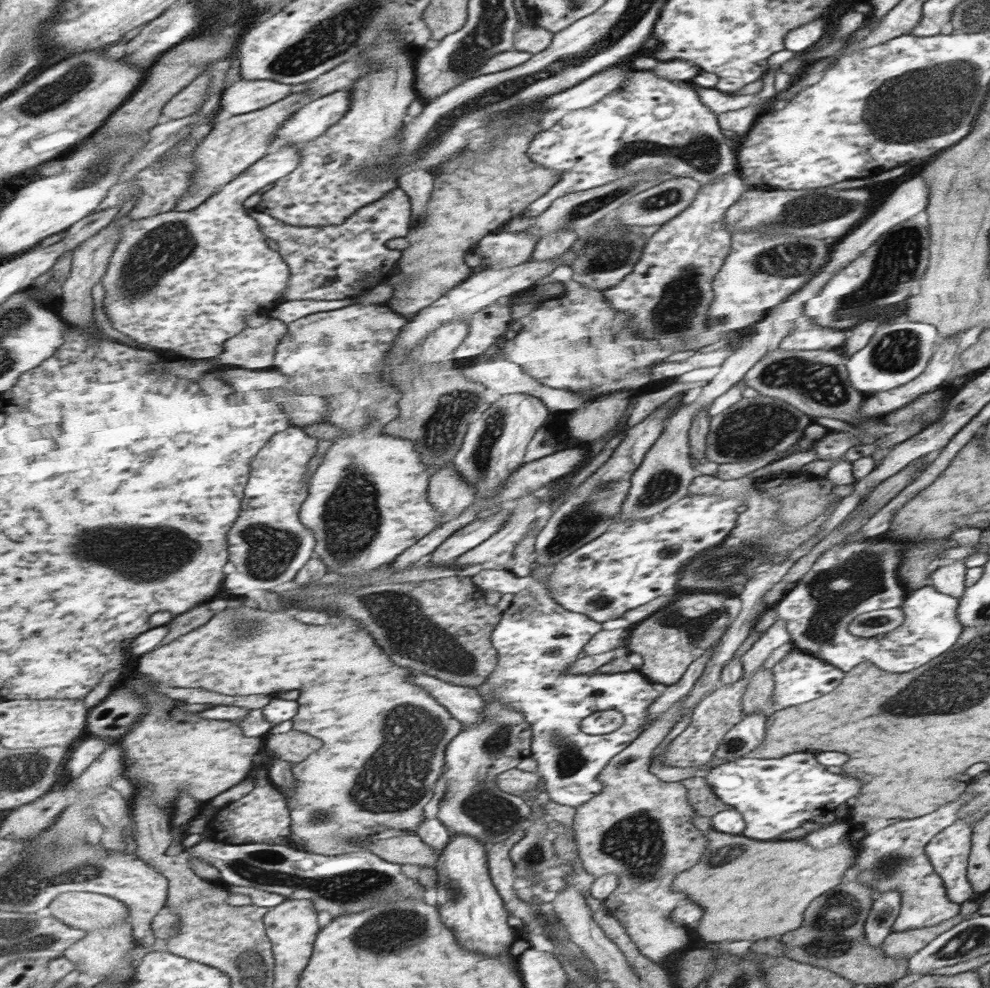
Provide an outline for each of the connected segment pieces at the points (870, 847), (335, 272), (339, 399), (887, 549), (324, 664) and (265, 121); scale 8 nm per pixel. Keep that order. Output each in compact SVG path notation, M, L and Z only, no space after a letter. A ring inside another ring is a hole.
M965 791L948 805L940 806L924 817L899 820L864 837L855 843L856 862L852 869L859 869L857 880L874 886L877 895L885 892L899 892L899 911L891 932L921 929L935 926L953 919L959 912L960 905L946 898L945 887L939 875L932 869L925 854L925 845L939 831L953 824L958 818L958 811L972 799L972 794Z
M398 187L381 200L364 206L339 226L297 227L257 210L252 210L251 215L258 220L265 236L276 242L282 257L288 262L292 280L284 294L286 300L334 301L361 296L368 288L366 274L376 283L379 279L390 279L393 272L398 271L404 253L387 248L387 242L410 234L413 204Z
M361 303L339 310L310 314L290 322L288 333L277 346L273 368L288 376L290 384L301 394L328 398L331 414L327 423L335 424L343 430L341 436L331 441L332 445L309 480L308 498L300 510L300 515L305 526L316 535L315 555L323 558L329 570L339 574L360 575L376 572L381 566L395 562L416 542L439 527L440 514L434 504L429 502L431 475L428 464L421 462L421 452L417 452L417 448L413 446L415 442L383 433L385 426L399 416L397 402L404 393L395 384L379 388L379 384L387 382L379 382L377 372L384 368L387 356L392 352L396 340L410 319L387 304L359 304Z
M877 537L864 538L863 540L854 540L853 542L848 542L847 545L835 544L829 548L829 550L823 552L819 558L811 565L811 568L795 583L795 586L788 590L780 600L773 606L776 612L776 620L784 620L786 631L790 634L790 640L793 645L793 648L802 650L807 654L812 654L818 659L821 658L826 663L837 667L838 669L843 669L846 673L848 668L858 665L863 661L867 661L872 665L875 665L879 670L885 672L891 672L895 674L909 672L914 668L922 668L922 664L933 660L939 654L943 654L956 640L959 636L959 633L962 631L962 626L958 623L958 618L956 615L958 599L953 598L951 595L941 594L937 592L929 583L926 584L923 588L918 588L905 593L905 590L899 585L899 581L896 580L896 568L903 558L903 554L909 548L909 545L903 545L902 542L896 542L893 540L879 540ZM899 607L903 613L903 622L893 628L889 632L883 633L883 636L871 637L871 638L861 638L854 637L852 634L848 633L847 625L855 616L858 614L863 614L867 611L874 611L877 609L886 609L886 608L897 608Z
M233 604L228 605L225 609L217 614L205 625L193 632L181 636L177 640L157 647L155 650L142 655L137 659L137 670L144 675L149 675L159 679L161 683L173 688L202 688L205 690L226 694L226 696L253 696L253 694L265 694L265 696L275 696L279 692L289 692L289 690L299 690L300 697L297 701L300 703L299 712L295 718L292 718L293 729L303 732L309 732L311 736L317 736L323 740L323 748L313 752L305 762L297 763L291 769L293 778L297 778L295 788L282 789L281 792L287 797L289 808L291 809L292 824L307 824L313 820L315 812L329 812L337 814L337 820L345 826L347 834L356 834L356 838L365 834L377 834L382 830L394 828L406 832L416 832L418 828L427 820L425 818L425 804L431 802L433 790L437 780L442 778L443 768L445 768L446 753L448 744L463 732L465 724L457 720L446 706L443 706L437 699L433 698L428 691L417 683L414 683L410 676L417 673L409 667L395 664L391 656L385 654L385 649L375 642L375 636L371 634L358 620L353 617L341 617L324 624L323 626L308 625L298 621L292 611L281 610L280 612L267 612L258 608L244 608L243 617L241 610L235 610Z
M308 92L291 93L283 101L276 102L261 110L252 113L233 115L224 121L214 122L209 127L208 135L201 141L194 153L196 173L190 191L184 194L180 204L176 206L178 211L195 210L210 196L213 196L222 186L229 184L244 170L253 166L264 158L274 147L276 132L296 113L298 104L306 104Z

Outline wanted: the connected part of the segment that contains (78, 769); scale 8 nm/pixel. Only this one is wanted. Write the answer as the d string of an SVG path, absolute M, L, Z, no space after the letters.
M89 735L83 739L76 749L70 752L65 762L72 778L79 778L109 748L111 743L109 739L95 735Z

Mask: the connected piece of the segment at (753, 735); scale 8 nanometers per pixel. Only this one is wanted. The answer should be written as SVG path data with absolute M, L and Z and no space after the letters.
M763 713L741 714L739 722L733 725L719 741L715 749L715 758L720 758L722 762L731 762L743 758L747 752L756 748L764 740L765 716Z

